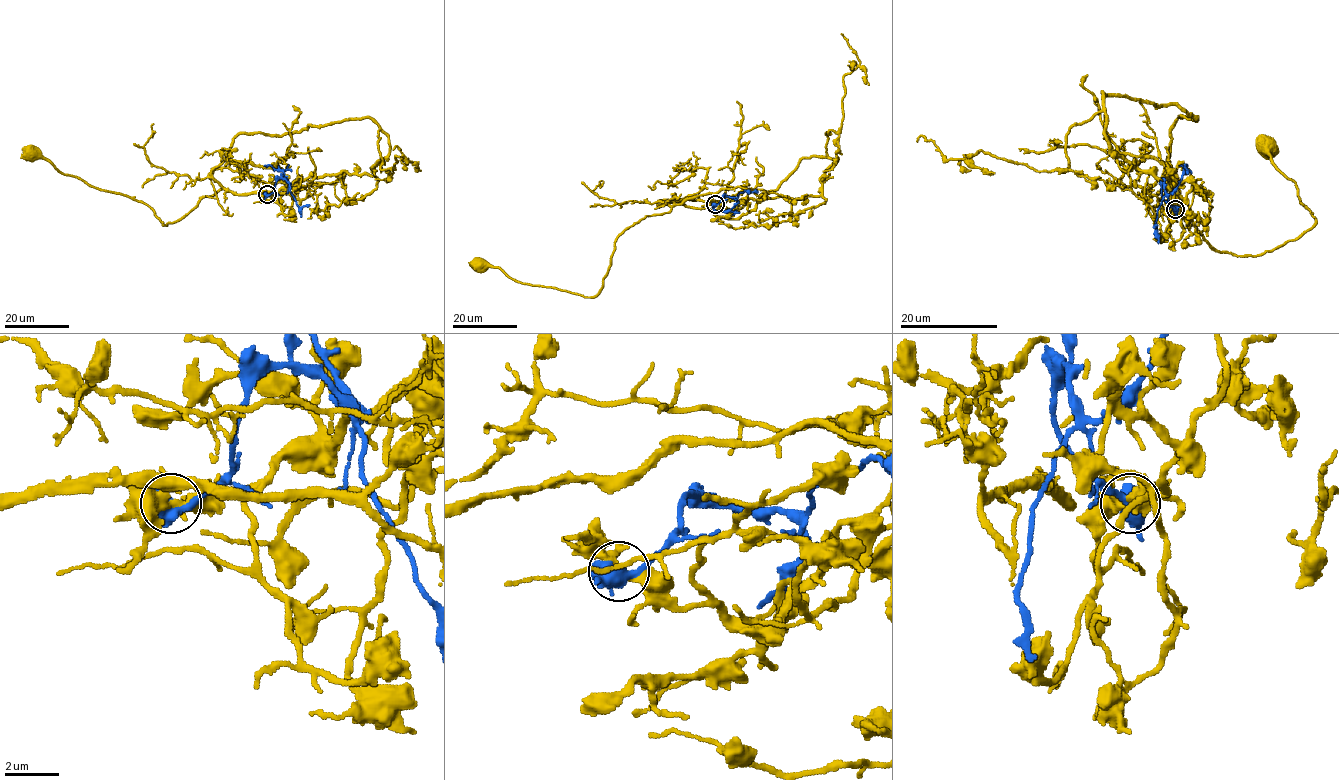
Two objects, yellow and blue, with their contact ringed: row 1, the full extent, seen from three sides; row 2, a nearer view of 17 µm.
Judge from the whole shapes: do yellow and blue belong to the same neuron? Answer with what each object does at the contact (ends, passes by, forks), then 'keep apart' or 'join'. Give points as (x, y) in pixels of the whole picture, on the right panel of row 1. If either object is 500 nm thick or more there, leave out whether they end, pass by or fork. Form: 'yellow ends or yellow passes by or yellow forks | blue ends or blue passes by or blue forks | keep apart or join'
keep apart

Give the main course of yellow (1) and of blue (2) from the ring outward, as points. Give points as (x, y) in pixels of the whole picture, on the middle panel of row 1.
1: (715, 204), (733, 215), (719, 201), (660, 200), (671, 209), (620, 234), (594, 296), (514, 281), (480, 266)
2: (715, 204), (725, 195), (734, 197), (738, 201), (730, 209), (718, 212), (712, 207)

